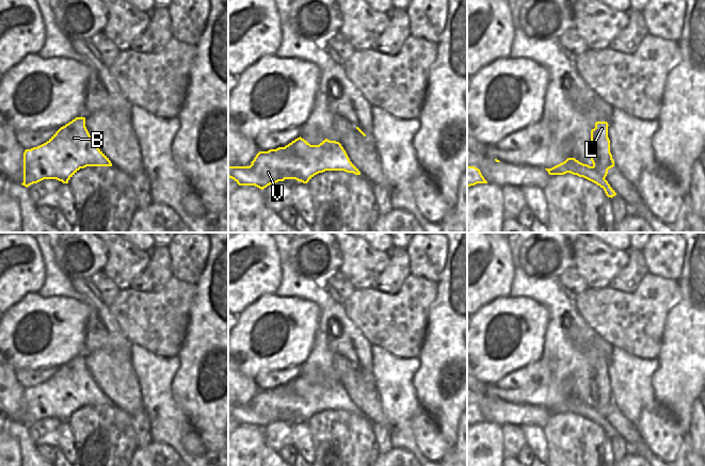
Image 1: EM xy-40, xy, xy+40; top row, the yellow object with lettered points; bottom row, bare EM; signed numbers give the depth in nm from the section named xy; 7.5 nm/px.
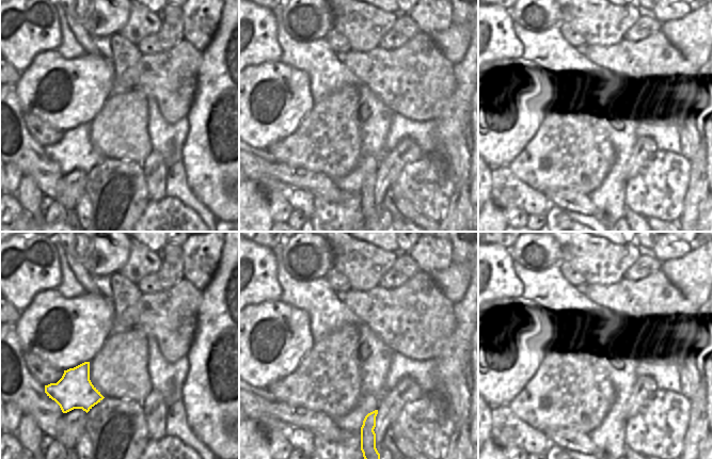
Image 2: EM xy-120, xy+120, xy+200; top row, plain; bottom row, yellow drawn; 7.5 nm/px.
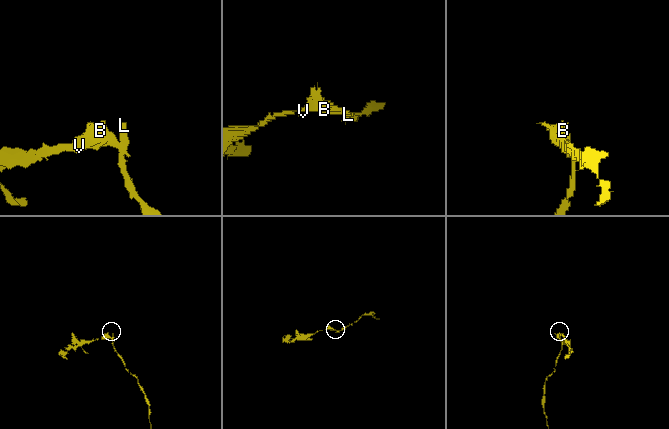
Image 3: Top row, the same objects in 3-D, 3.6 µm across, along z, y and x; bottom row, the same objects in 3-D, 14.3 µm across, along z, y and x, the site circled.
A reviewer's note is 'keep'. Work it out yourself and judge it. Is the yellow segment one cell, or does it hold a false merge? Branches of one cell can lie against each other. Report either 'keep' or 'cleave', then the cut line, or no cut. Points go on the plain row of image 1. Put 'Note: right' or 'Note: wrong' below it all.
cleave; cut in xy+40 along (592, 405), (604, 417)
Note: wrong

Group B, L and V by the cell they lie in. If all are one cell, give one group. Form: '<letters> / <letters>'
B V / L

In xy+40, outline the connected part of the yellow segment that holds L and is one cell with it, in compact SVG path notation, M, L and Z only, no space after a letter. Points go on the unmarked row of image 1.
M596 360L595 367L591 369L591 400L595 409L604 417L608 408L614 405L610 391L608 365L607 360Z

